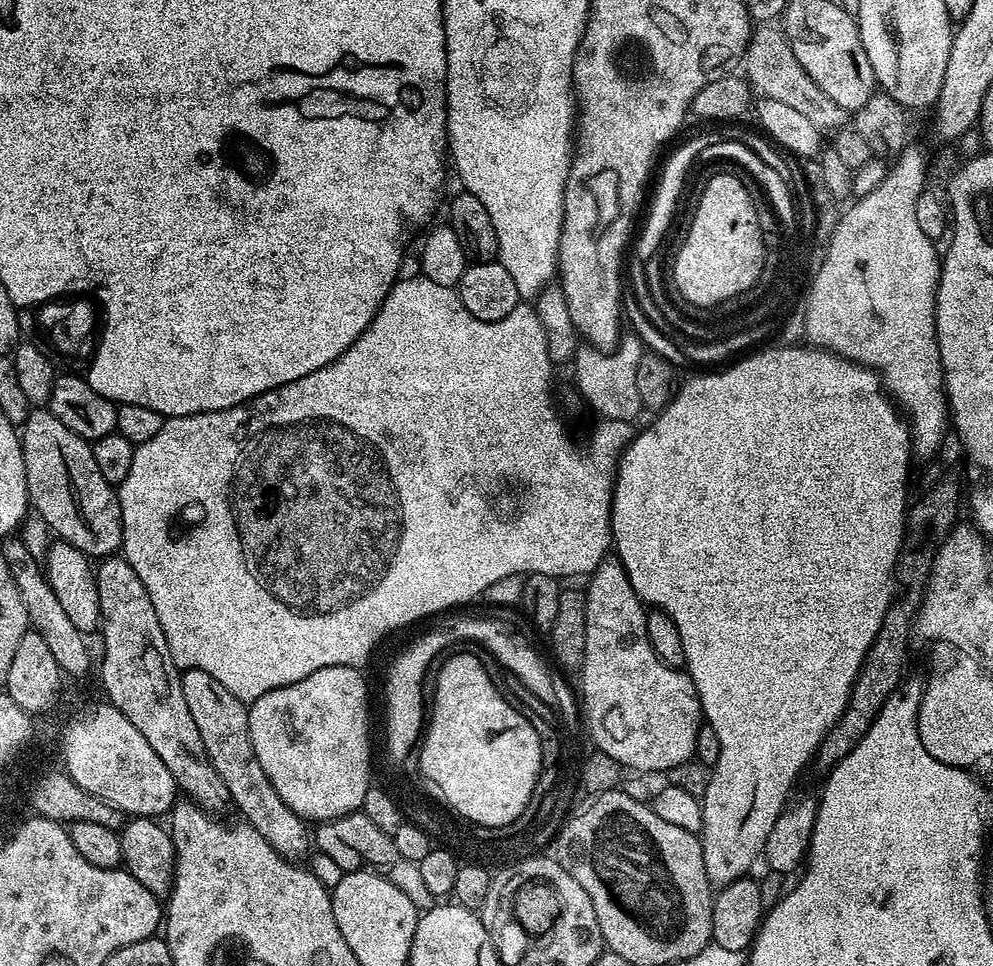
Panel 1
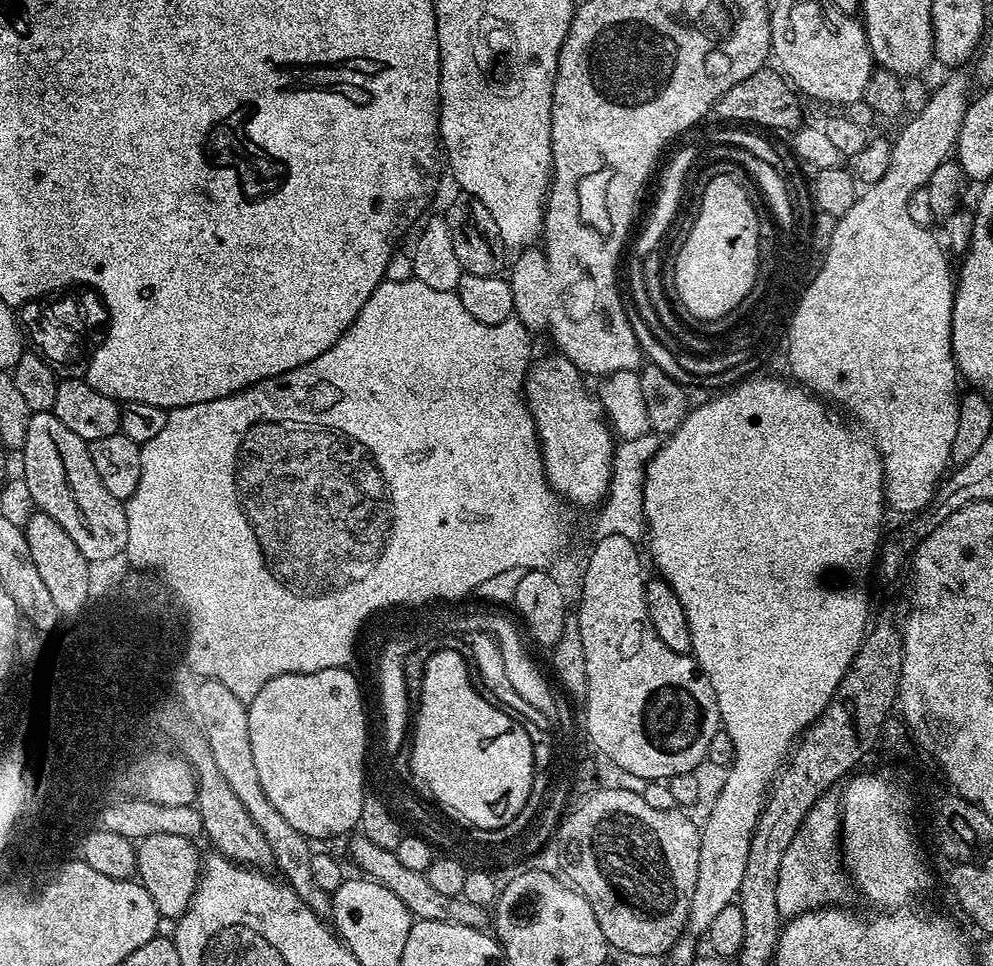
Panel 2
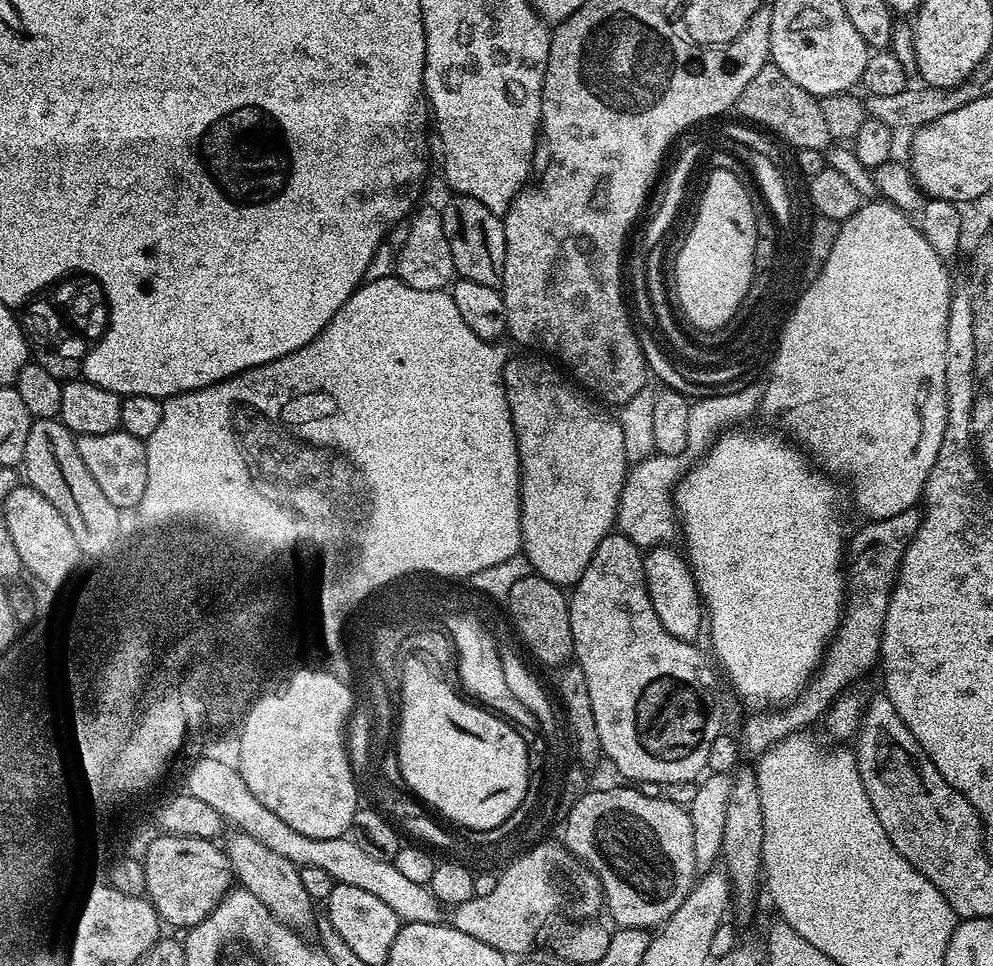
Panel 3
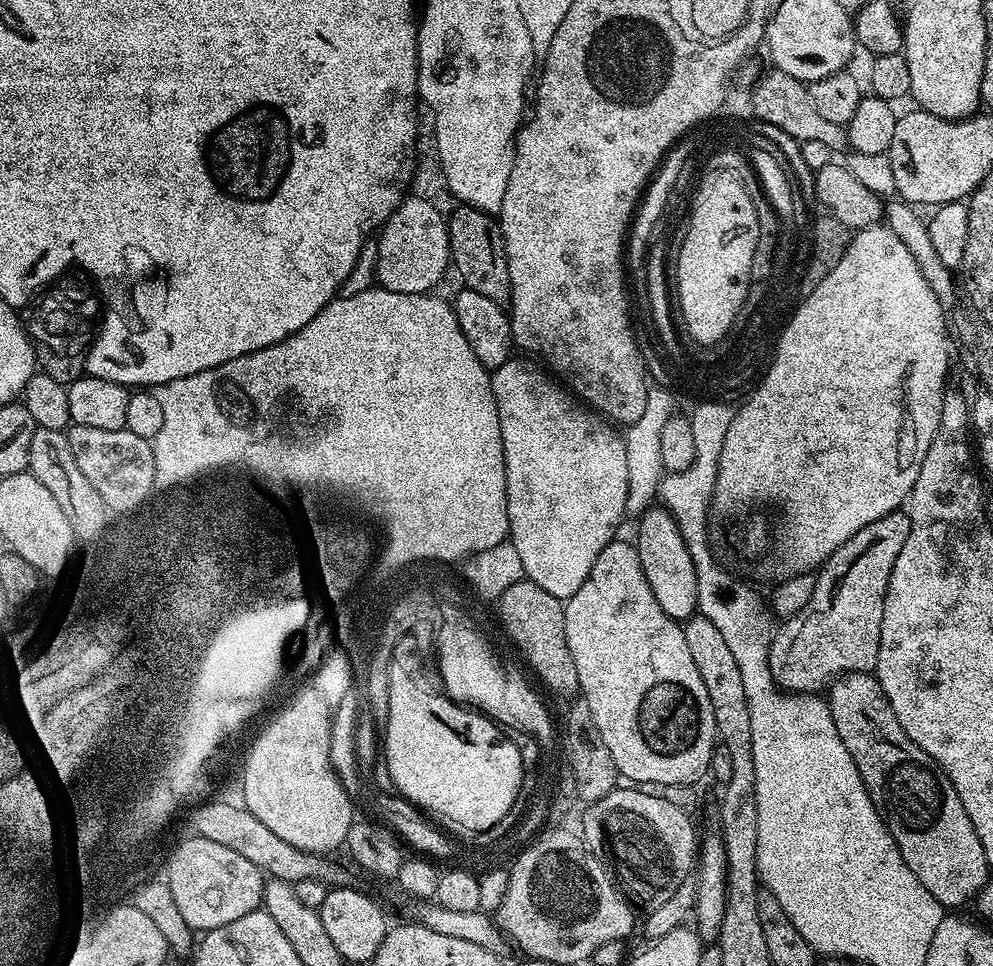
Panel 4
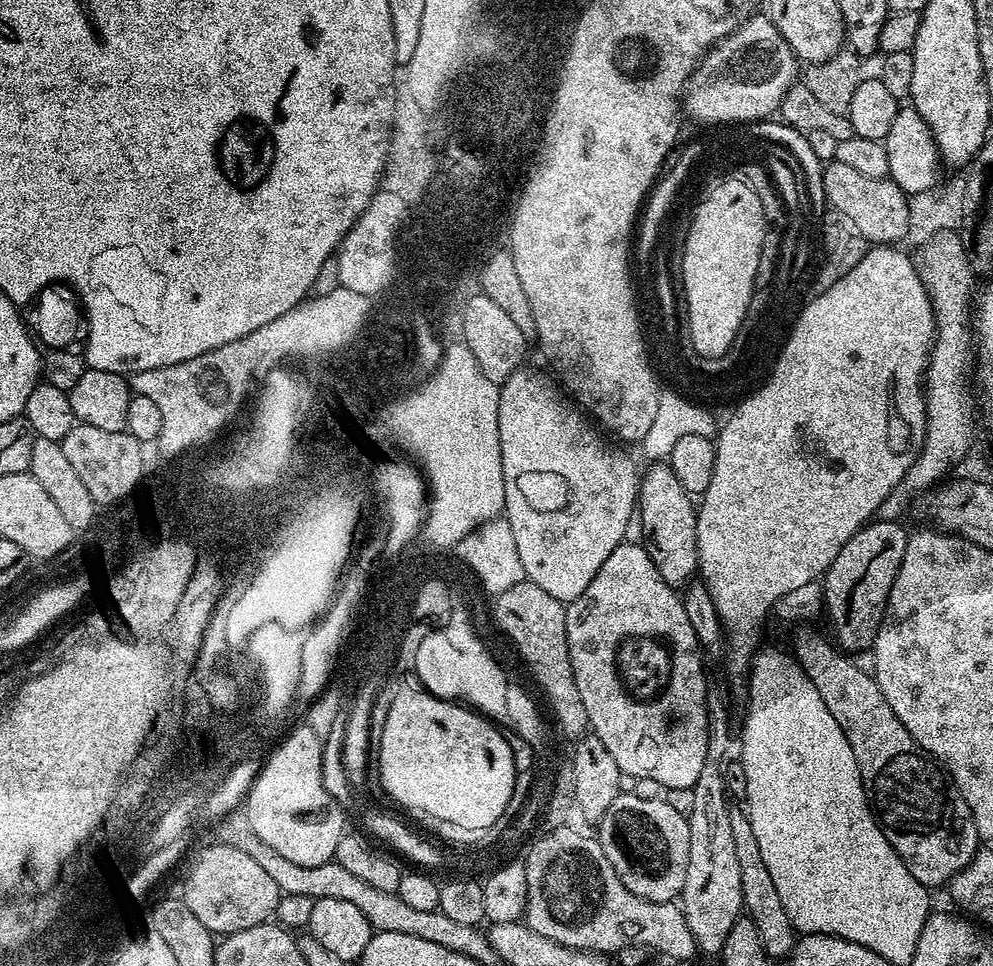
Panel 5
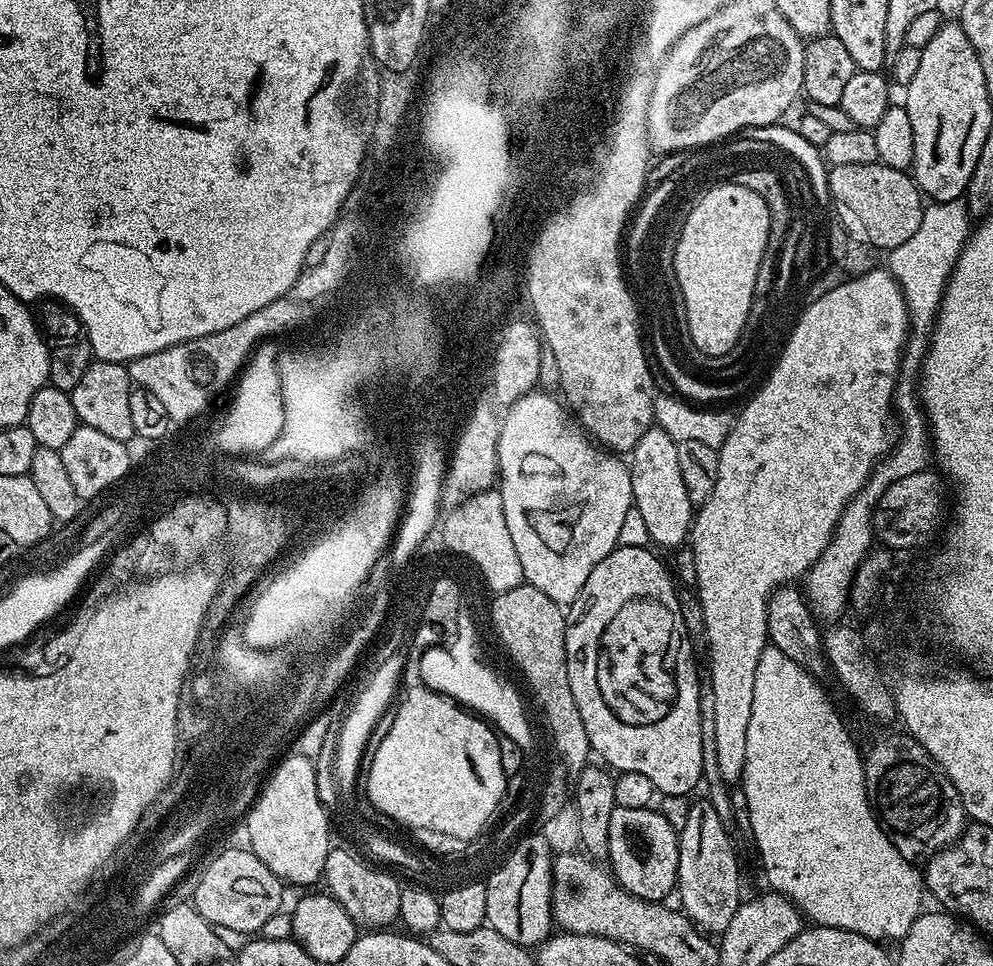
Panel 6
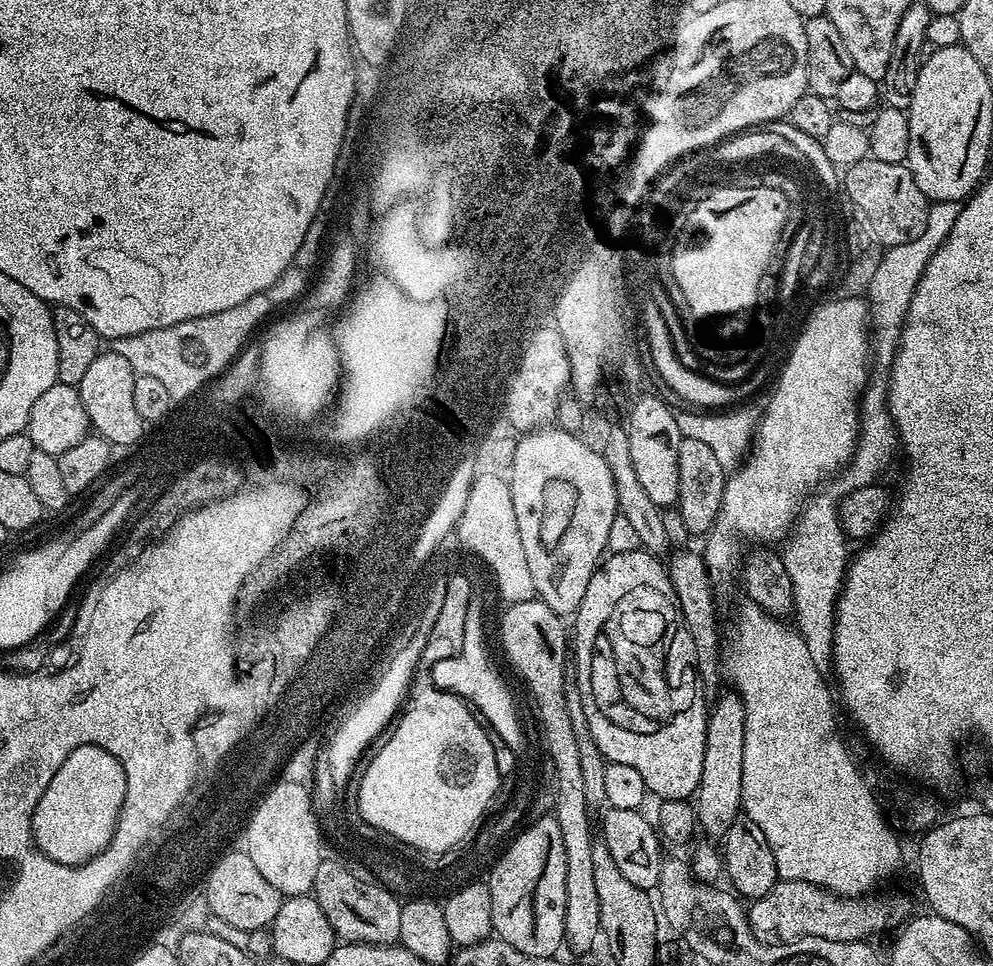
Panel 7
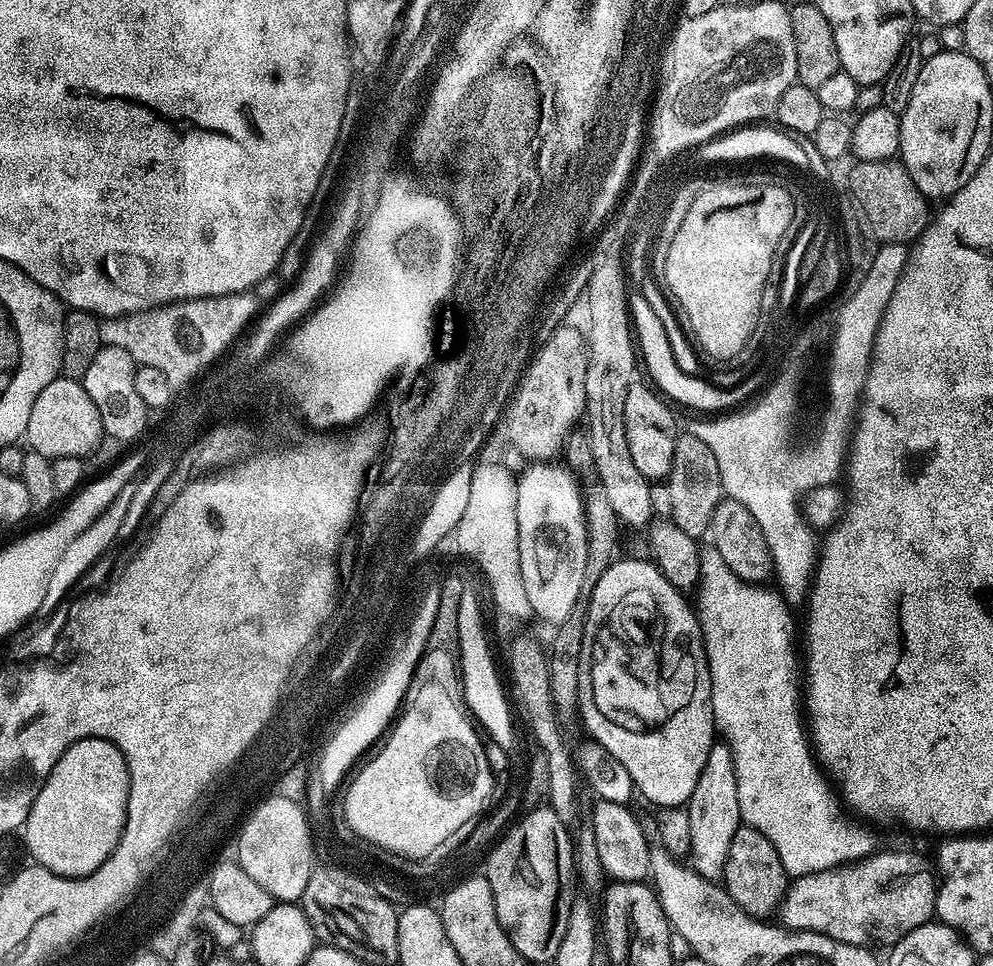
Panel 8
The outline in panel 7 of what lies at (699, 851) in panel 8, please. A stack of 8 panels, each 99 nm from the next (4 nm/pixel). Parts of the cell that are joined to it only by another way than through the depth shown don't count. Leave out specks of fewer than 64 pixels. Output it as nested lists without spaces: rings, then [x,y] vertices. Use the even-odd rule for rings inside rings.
[[[735,690],[721,691],[711,705],[706,726],[706,750],[702,758],[702,778],[695,791],[694,807],[697,825],[710,834],[725,835],[734,818],[741,813],[742,802],[742,746],[746,736],[746,714],[740,693]]]

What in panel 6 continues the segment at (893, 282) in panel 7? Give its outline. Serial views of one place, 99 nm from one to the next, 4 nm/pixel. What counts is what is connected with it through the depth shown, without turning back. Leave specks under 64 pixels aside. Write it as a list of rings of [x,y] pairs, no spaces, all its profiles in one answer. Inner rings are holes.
[[[963,199],[945,204],[929,203],[917,232],[907,242],[902,242],[902,246],[887,253],[886,268],[898,282],[904,301],[908,304],[910,330],[916,333],[916,340],[924,340],[924,332],[932,332],[948,279],[970,235],[968,220],[970,213]]]

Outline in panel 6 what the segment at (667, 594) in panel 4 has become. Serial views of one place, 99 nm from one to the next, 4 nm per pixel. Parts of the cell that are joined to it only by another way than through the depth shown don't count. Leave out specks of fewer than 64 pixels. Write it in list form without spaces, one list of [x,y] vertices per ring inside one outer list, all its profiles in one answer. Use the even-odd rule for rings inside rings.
[[[659,426],[648,428],[638,442],[638,446],[630,453],[630,471],[632,473],[632,503],[646,522],[651,543],[657,549],[679,549],[689,539],[694,519],[694,505],[690,502],[690,494],[686,494],[686,482],[682,482],[682,466],[678,466],[678,441],[670,438],[670,434],[666,434],[666,430],[662,430]]]

